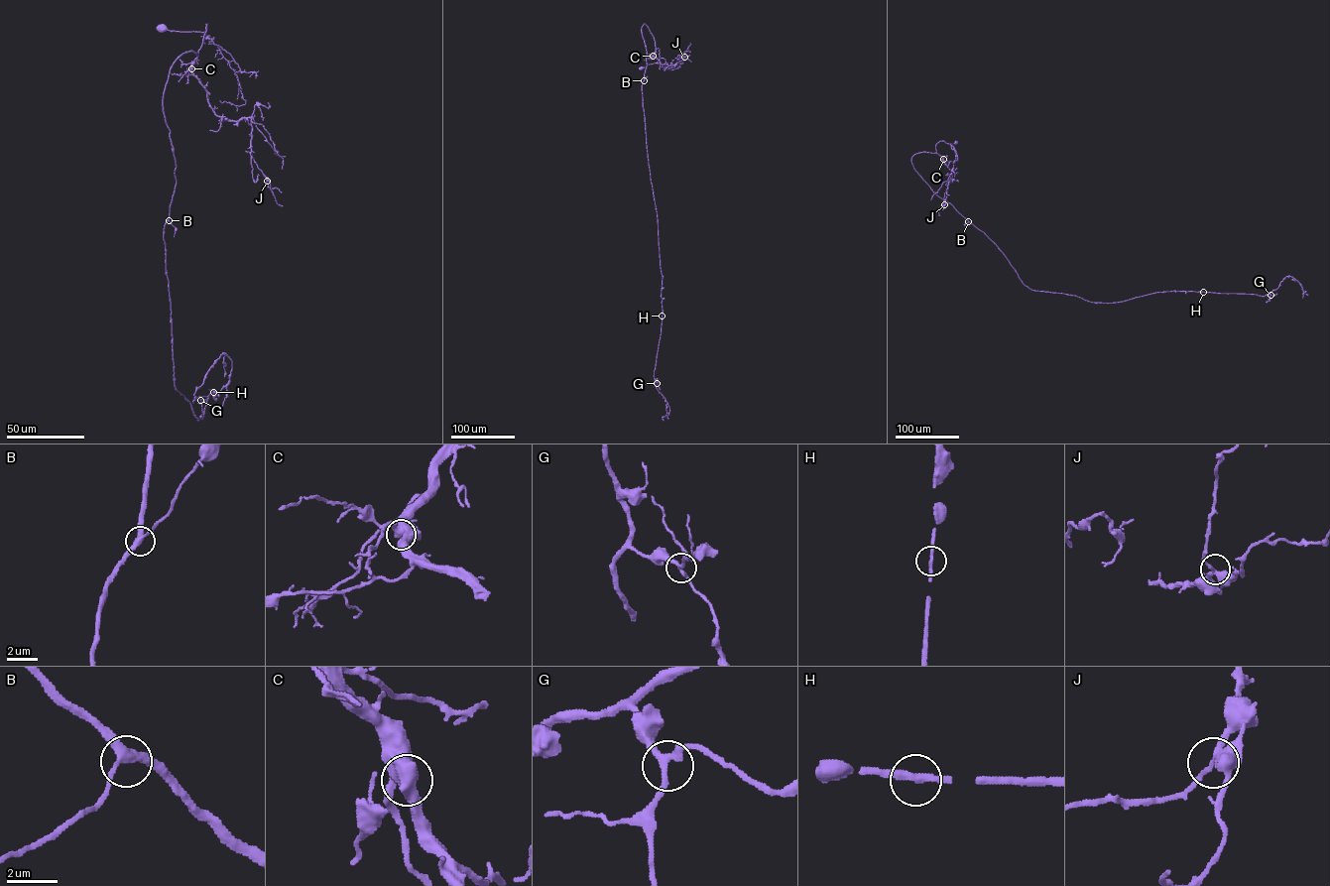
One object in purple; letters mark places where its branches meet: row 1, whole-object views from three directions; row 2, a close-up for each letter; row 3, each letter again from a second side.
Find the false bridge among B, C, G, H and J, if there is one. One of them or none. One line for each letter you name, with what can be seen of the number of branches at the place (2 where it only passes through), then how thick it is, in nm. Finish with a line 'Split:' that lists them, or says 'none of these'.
Split: none of these

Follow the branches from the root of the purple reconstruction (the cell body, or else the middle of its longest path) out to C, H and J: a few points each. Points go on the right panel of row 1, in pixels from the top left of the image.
C: (955, 143), (942, 141), (936, 144), (936, 153), (943, 159)
H: (955, 143), (939, 141), (936, 152), (914, 154), (914, 169), (994, 242), (1029, 289), (1104, 303), (1203, 292)
J: (955, 143), (939, 141), (935, 146), (953, 181), (948, 181), (944, 204)

